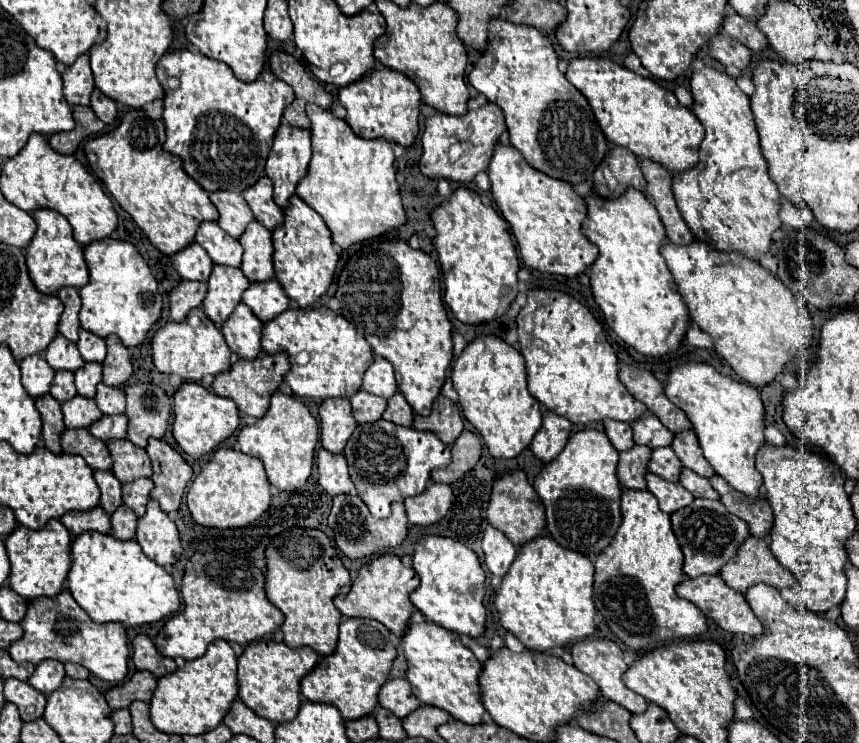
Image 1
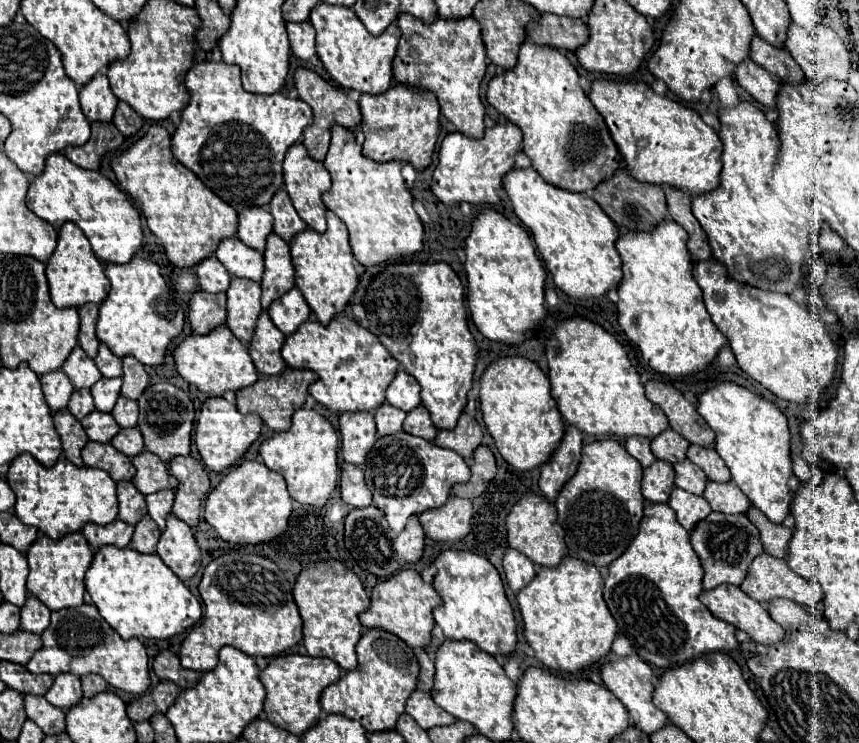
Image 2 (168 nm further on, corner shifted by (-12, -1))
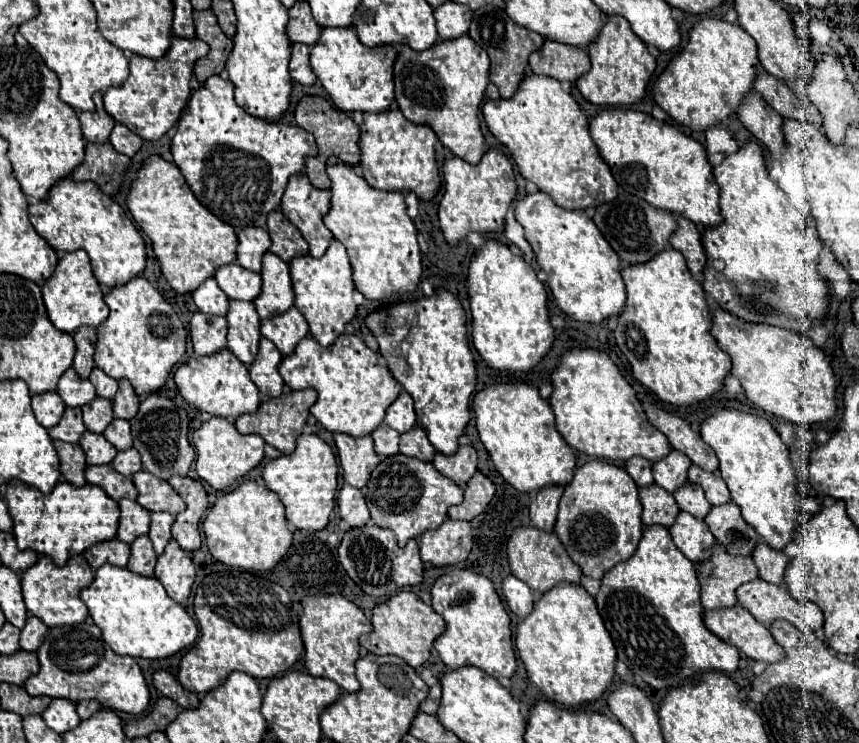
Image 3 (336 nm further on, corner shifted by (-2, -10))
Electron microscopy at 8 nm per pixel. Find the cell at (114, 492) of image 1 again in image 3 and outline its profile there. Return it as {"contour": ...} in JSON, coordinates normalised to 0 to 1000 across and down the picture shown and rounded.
{"contour":[[[140,672],[137,682],[140,682],[137,725],[142,725],[144,731],[154,731],[154,725],[158,725],[161,720],[172,717],[175,690],[168,682],[163,682],[154,672]]]}

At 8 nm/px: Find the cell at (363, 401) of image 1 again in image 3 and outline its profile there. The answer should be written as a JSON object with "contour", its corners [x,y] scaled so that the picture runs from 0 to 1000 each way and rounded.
{"contour":[[[445,569],[440,577],[433,580],[433,591],[435,591],[435,607],[440,612],[459,612],[459,610],[463,610],[466,583],[459,580],[456,575],[452,575],[449,569]]]}

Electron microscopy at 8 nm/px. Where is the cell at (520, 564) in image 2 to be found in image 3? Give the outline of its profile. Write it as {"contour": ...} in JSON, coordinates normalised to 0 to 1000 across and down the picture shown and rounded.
{"contour":[[[591,774],[584,785],[584,795],[587,795],[589,812],[598,828],[603,828],[608,833],[615,828],[615,822],[619,822],[622,798],[610,782],[601,779],[598,774]]]}

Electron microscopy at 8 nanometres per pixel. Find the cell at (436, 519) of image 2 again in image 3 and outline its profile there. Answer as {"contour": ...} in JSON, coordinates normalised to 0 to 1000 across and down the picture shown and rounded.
{"contour":[[[519,699],[510,712],[494,715],[487,725],[489,747],[508,763],[531,760],[542,752],[549,736],[549,712],[545,701]]]}

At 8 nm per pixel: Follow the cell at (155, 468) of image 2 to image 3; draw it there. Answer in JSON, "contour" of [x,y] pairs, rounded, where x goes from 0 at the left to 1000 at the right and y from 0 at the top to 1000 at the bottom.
{"contour":[[[161,634],[158,639],[154,639],[154,647],[161,658],[158,674],[172,688],[198,688],[200,693],[205,693],[217,682],[196,647],[184,645],[172,634]]]}

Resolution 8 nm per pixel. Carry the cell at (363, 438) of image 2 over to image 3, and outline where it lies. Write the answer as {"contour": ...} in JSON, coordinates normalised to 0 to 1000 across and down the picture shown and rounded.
{"contour":[[[400,583],[389,585],[393,602],[393,618],[398,629],[398,642],[405,653],[424,655],[431,634],[442,623],[442,615],[435,607],[435,596],[431,585],[410,588]]]}

